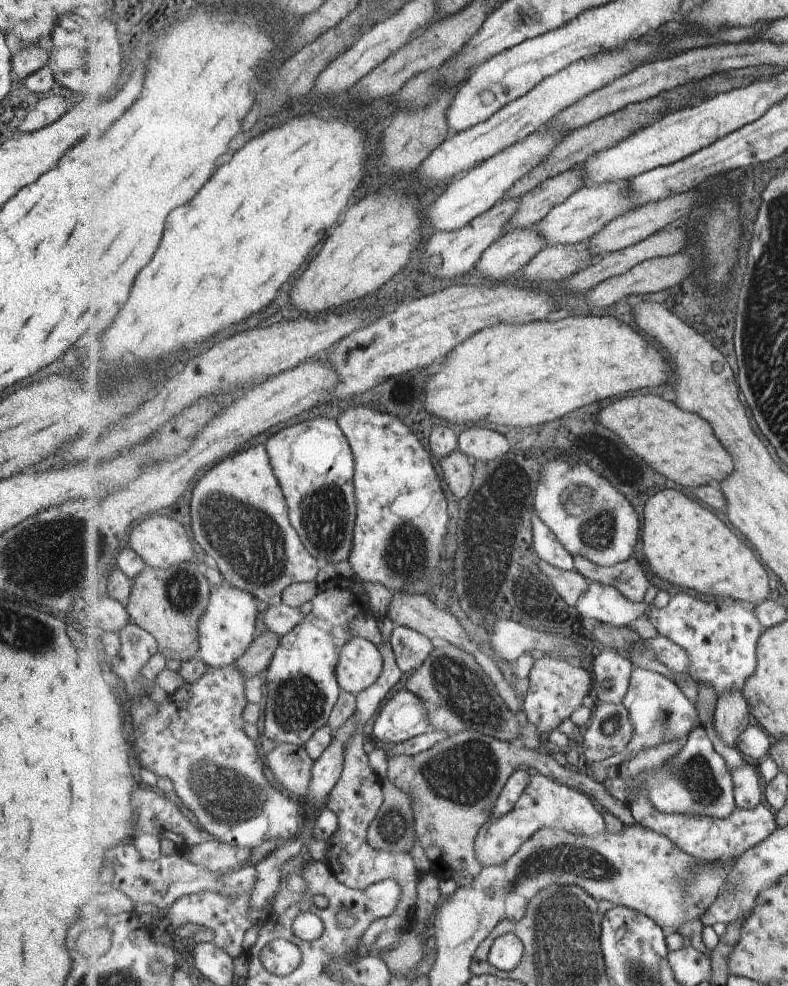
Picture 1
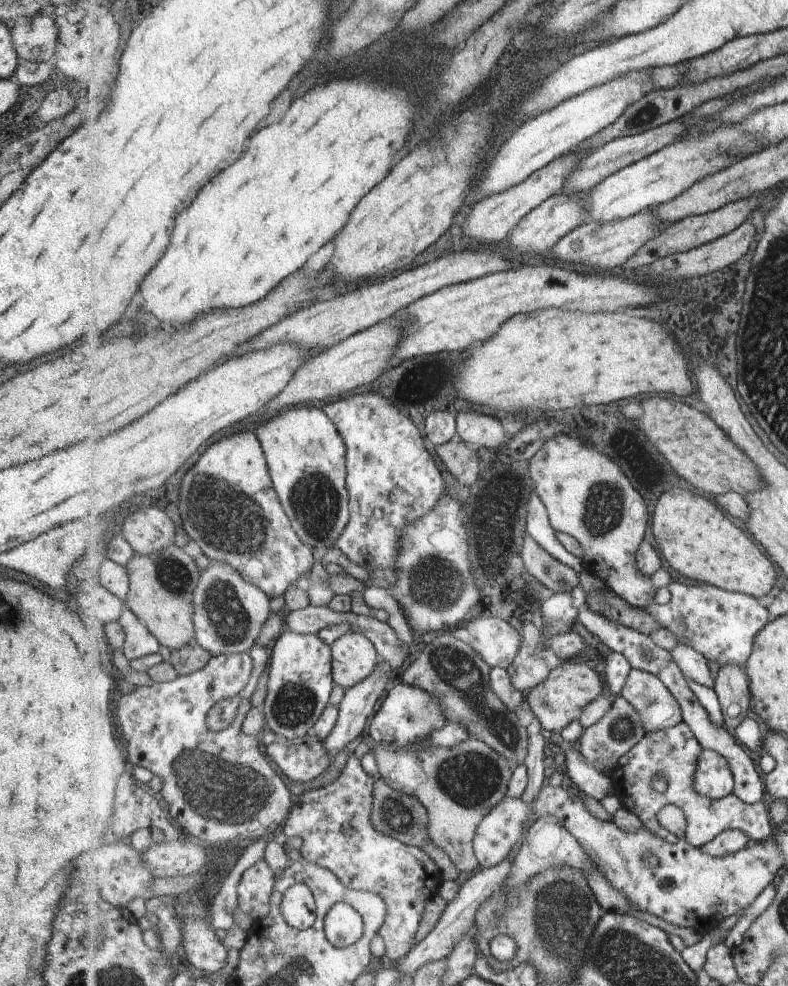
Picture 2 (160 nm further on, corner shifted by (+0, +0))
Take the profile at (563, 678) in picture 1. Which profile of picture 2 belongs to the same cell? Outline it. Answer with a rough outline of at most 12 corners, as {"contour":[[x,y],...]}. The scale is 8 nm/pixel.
{"contour":[[565,661],[527,702],[545,730],[559,733],[607,694],[603,678]]}

